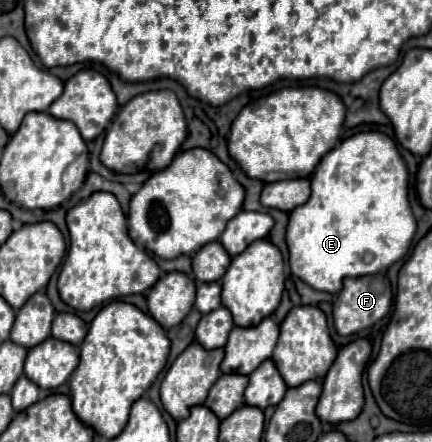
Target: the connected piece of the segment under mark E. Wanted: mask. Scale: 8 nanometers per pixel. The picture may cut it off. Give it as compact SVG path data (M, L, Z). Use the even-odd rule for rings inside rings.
M364 131L344 139L338 147L322 157L312 181L308 203L290 213L286 243L290 251L290 269L296 277L316 291L338 293L344 277L362 277L384 273L392 263L400 261L416 233L416 219L408 203L408 171L394 141L378 131Z

